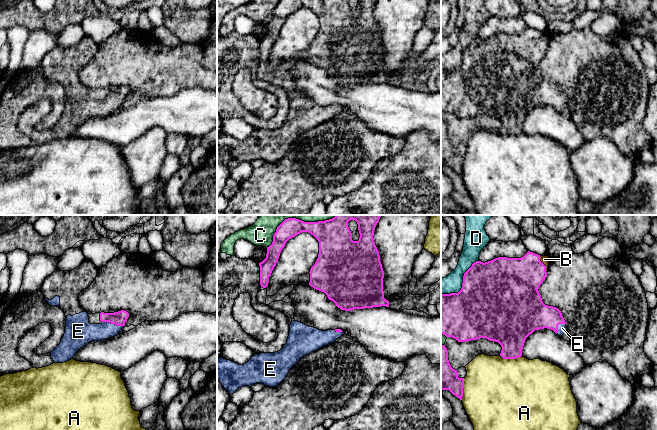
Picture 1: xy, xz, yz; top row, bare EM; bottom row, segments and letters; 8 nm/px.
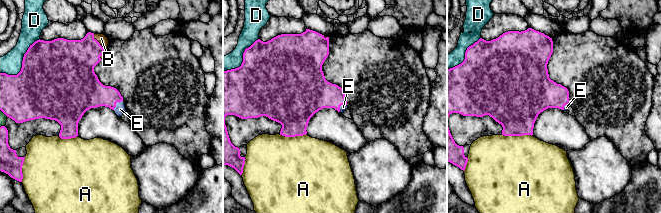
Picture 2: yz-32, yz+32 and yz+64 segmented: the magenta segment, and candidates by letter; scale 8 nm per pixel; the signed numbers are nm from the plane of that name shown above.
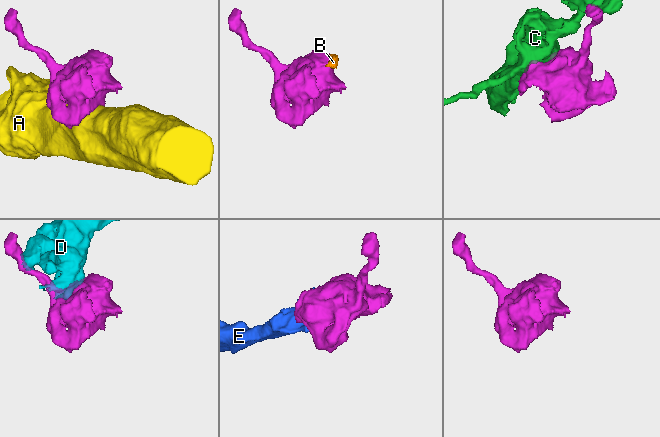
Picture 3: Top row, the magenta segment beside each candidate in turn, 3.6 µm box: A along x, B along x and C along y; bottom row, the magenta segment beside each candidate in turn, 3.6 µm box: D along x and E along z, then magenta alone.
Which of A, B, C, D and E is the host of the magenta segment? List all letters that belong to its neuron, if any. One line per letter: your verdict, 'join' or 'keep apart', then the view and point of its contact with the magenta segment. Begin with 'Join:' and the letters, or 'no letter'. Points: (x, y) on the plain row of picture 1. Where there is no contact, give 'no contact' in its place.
Join: B, E
A: keep apart; contact yz (511, 134)
B: join; contact yz (543, 40)
C: keep apart; contact xz (273, 12)
D: keep apart; contact yz (462, 59)
E: join; contact xy (113, 99)

